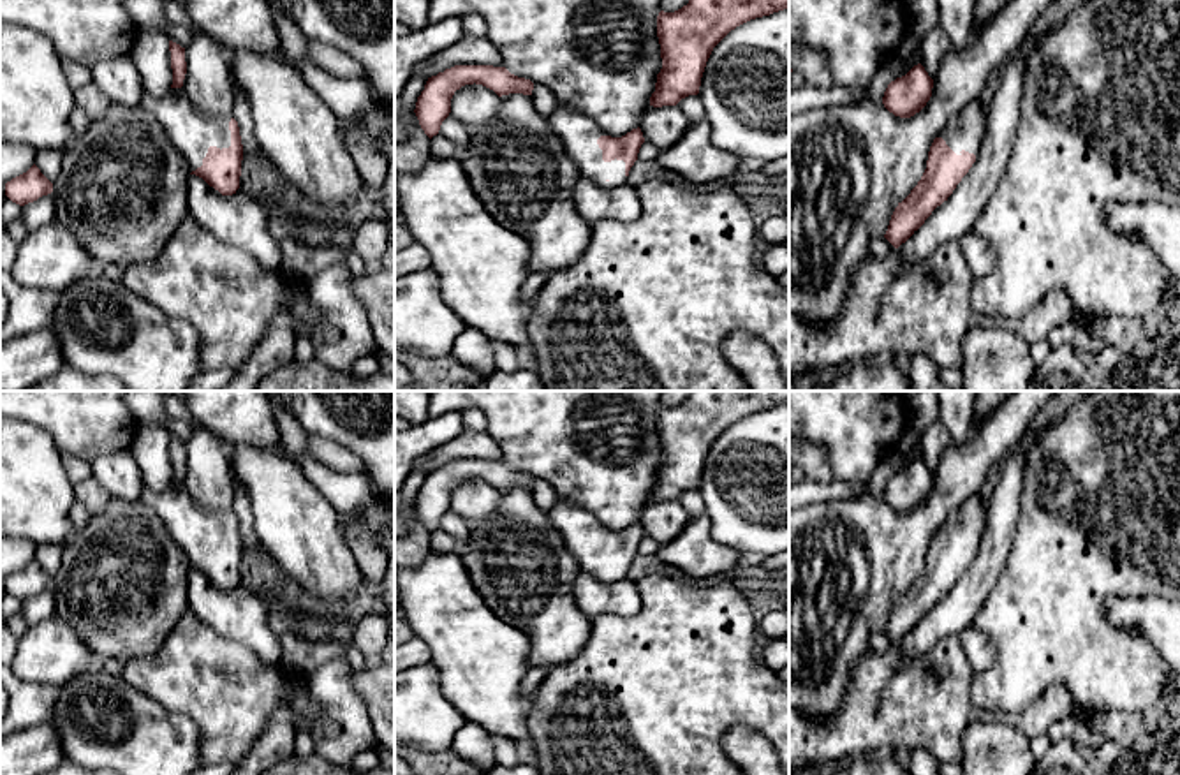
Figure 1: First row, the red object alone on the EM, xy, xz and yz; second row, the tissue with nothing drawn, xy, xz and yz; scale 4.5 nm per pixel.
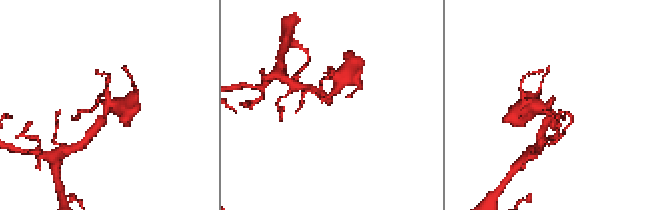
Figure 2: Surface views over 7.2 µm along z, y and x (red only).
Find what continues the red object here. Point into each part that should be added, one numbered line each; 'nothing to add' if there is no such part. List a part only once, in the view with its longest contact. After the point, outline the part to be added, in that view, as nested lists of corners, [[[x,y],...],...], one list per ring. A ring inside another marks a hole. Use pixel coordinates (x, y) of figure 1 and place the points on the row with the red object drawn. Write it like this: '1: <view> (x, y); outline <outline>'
1: xy (192, 132); outline [[[183,86],[171,88],[162,97],[144,92],[141,107],[162,125],[190,173],[203,166],[210,146],[220,150],[231,146],[229,122],[232,114],[213,118],[197,111]]]

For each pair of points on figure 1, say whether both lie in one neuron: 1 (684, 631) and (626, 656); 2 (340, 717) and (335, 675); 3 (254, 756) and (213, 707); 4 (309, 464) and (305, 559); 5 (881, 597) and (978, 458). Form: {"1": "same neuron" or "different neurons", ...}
{"1": "same neuron", "2": "same neuron", "3": "different neurons", "4": "different neurons", "5": "same neuron"}

